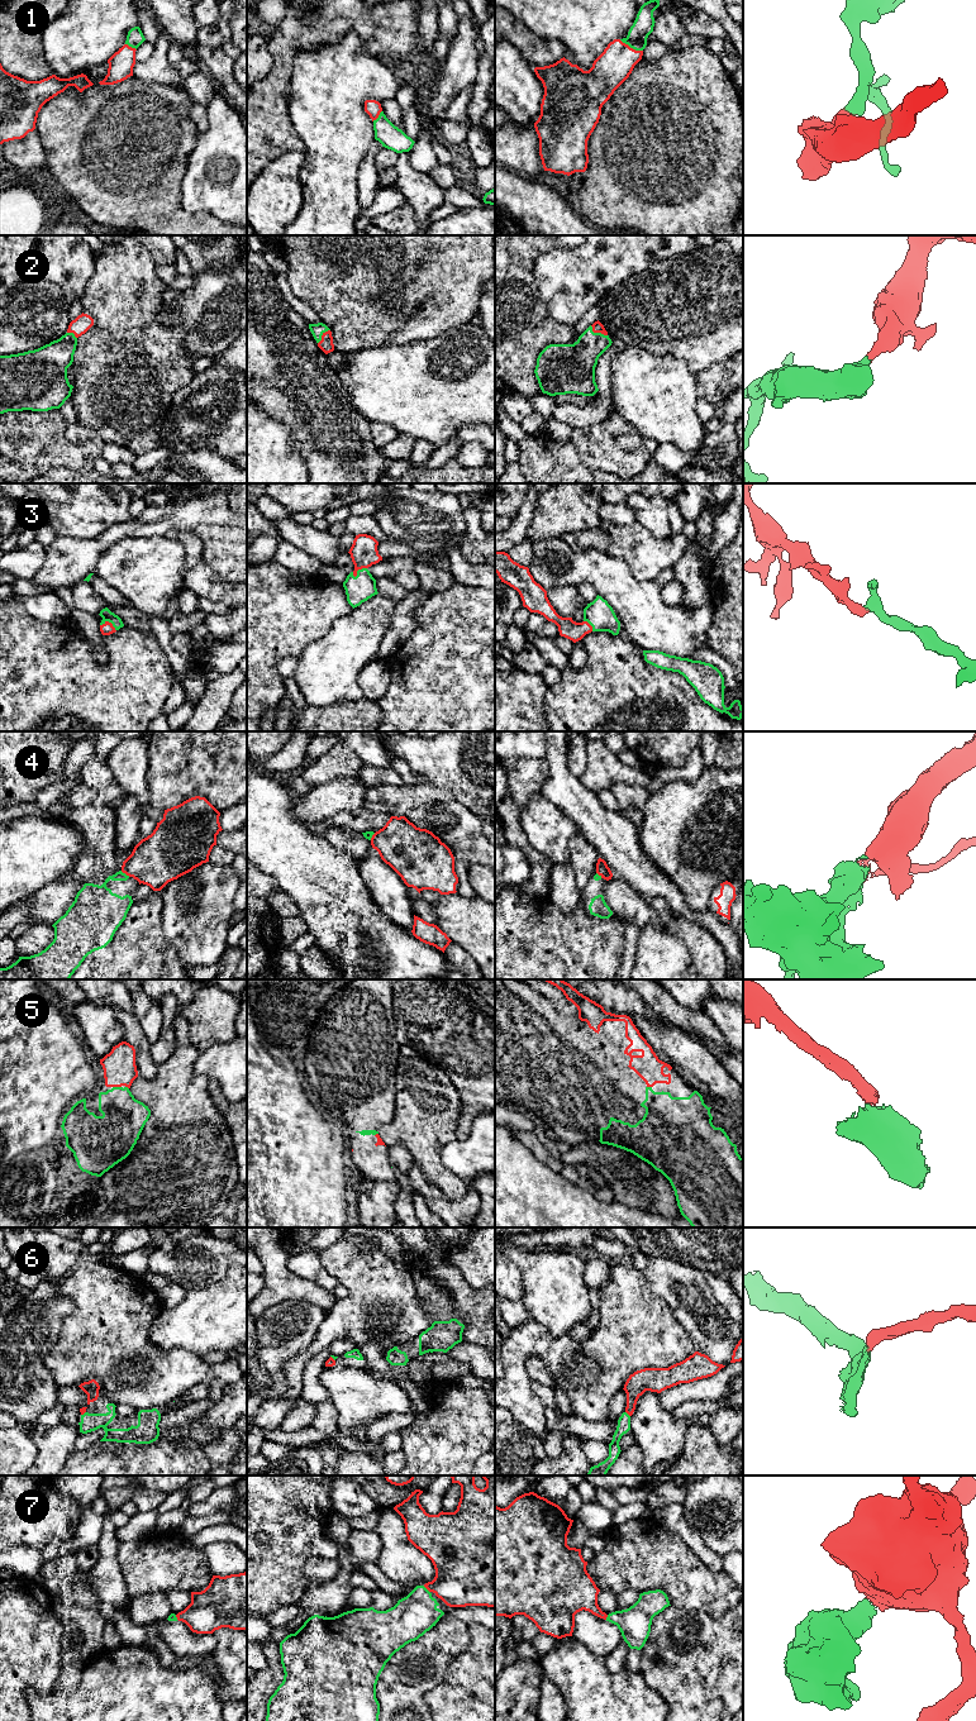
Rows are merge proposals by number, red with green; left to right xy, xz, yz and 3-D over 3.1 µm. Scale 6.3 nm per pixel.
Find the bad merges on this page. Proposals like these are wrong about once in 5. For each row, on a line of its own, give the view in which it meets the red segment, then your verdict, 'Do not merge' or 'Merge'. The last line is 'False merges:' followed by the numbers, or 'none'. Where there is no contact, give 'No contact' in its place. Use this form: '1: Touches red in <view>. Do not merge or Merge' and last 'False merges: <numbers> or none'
1: Touches red in yz. Merge
2: Touches red in yz. Merge
3: Touches red in xz. Merge
4: Touches red in xy. Do not merge
5: Touches red in xy. Merge
6: Touches red in yz. Merge
7: Touches red in xz. Merge
False merges: 4

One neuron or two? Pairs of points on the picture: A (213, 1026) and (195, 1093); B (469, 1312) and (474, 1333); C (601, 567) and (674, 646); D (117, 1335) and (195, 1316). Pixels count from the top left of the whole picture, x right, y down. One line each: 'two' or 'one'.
A: two
B: one
C: one
D: two

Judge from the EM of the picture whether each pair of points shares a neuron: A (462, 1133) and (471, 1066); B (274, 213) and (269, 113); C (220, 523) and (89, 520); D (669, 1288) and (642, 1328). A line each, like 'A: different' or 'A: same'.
A: same
B: different
C: different
D: different

